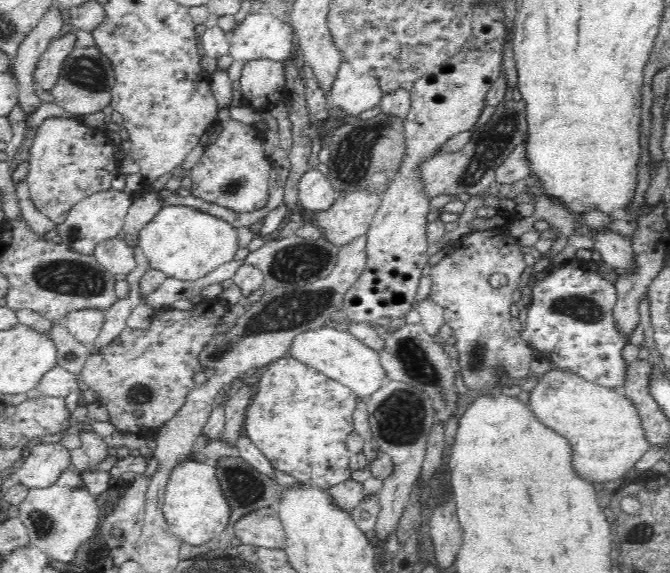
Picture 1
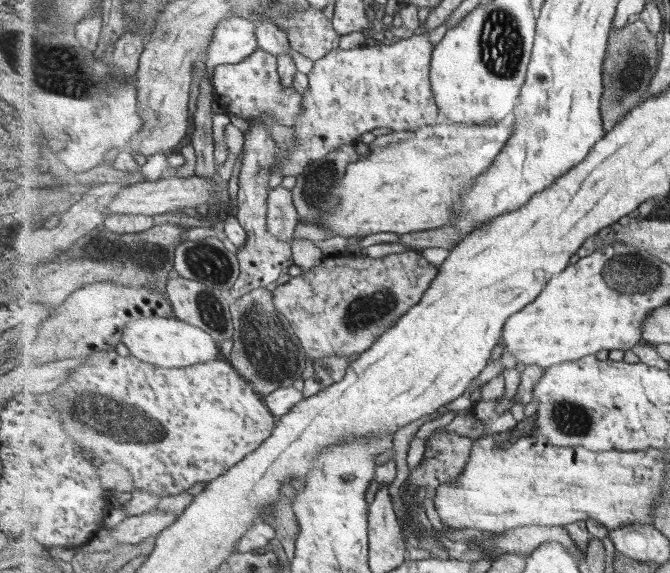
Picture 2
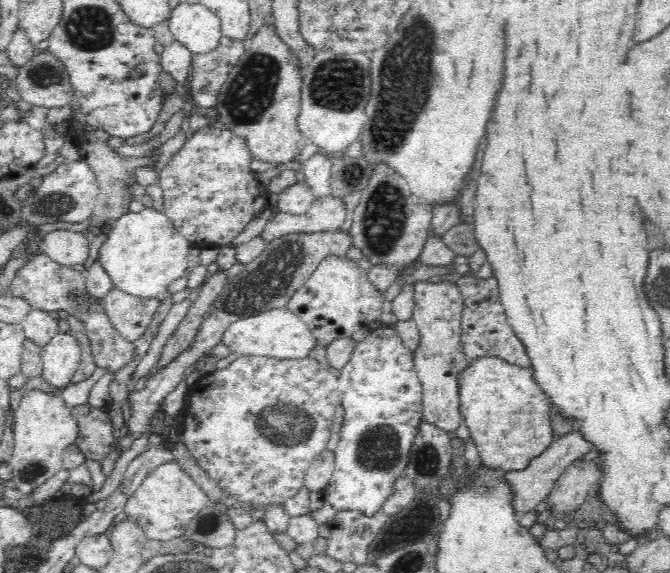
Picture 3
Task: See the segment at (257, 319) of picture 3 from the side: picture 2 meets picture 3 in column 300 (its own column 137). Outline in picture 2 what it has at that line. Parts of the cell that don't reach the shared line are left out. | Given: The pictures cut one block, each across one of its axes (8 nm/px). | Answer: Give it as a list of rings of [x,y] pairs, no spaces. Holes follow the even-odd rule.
[[[145,317],[133,321],[125,327],[122,343],[130,350],[130,355],[135,356],[138,360],[145,361],[161,368],[185,368],[194,364],[209,363],[222,358],[220,344],[215,342],[205,329],[198,328],[188,322],[174,318]]]

